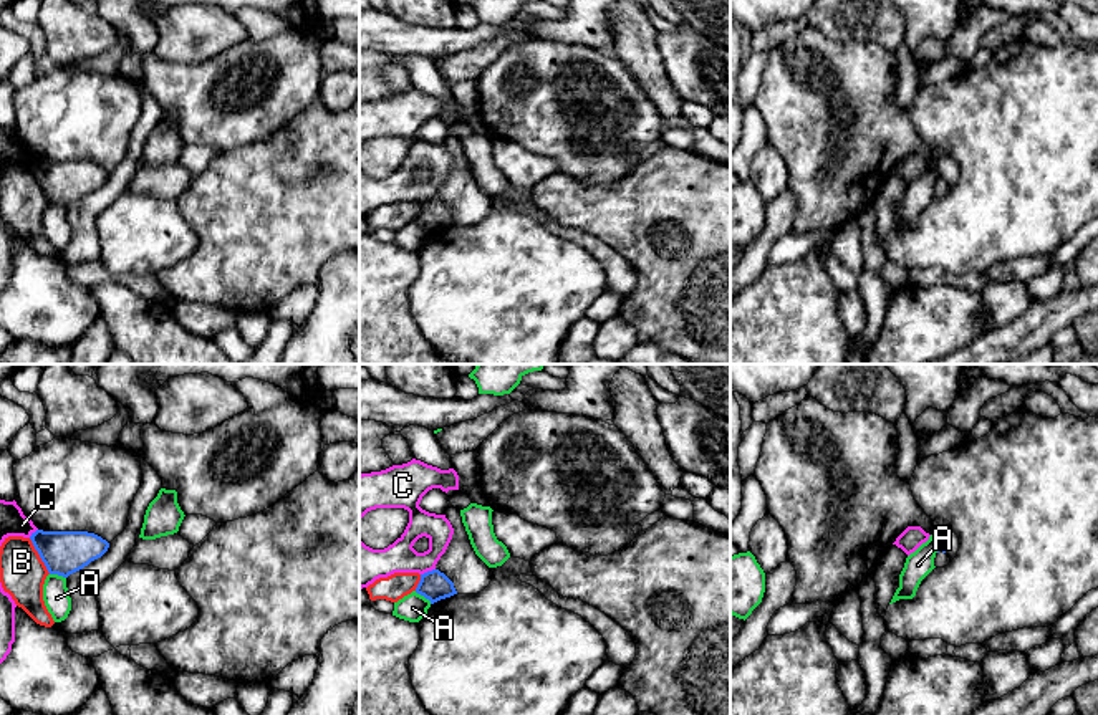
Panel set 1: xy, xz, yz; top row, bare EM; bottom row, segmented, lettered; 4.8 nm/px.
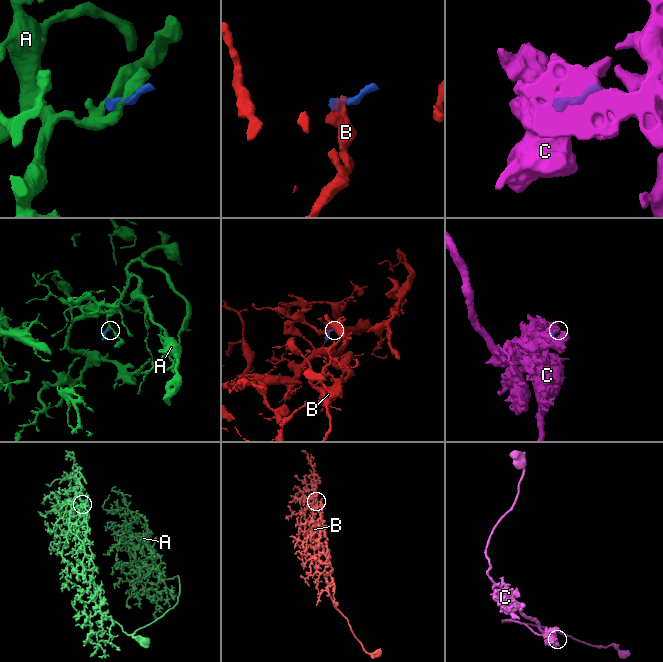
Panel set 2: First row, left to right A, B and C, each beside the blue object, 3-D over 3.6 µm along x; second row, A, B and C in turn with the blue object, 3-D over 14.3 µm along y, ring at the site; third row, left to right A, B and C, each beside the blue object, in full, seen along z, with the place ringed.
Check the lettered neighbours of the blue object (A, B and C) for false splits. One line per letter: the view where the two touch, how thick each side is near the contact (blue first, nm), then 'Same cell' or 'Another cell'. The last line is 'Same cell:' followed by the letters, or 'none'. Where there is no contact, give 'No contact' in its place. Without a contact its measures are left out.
A: Touches blue in xz. Thickness 140 nm (blue) against 140 nm. Another cell
B: Touches blue in xy. Thickness 220 nm (blue) against 220 nm. Another cell
C: Touches blue in xz. Thickness 140 nm (blue) against 150 nm. Another cell
Same cell: none

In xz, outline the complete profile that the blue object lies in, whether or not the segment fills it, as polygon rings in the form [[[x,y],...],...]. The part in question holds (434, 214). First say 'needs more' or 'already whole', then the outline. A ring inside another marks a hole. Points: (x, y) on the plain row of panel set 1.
already whole | [[[439,199],[421,204],[416,222],[431,230],[431,233],[457,223],[454,212]]]

